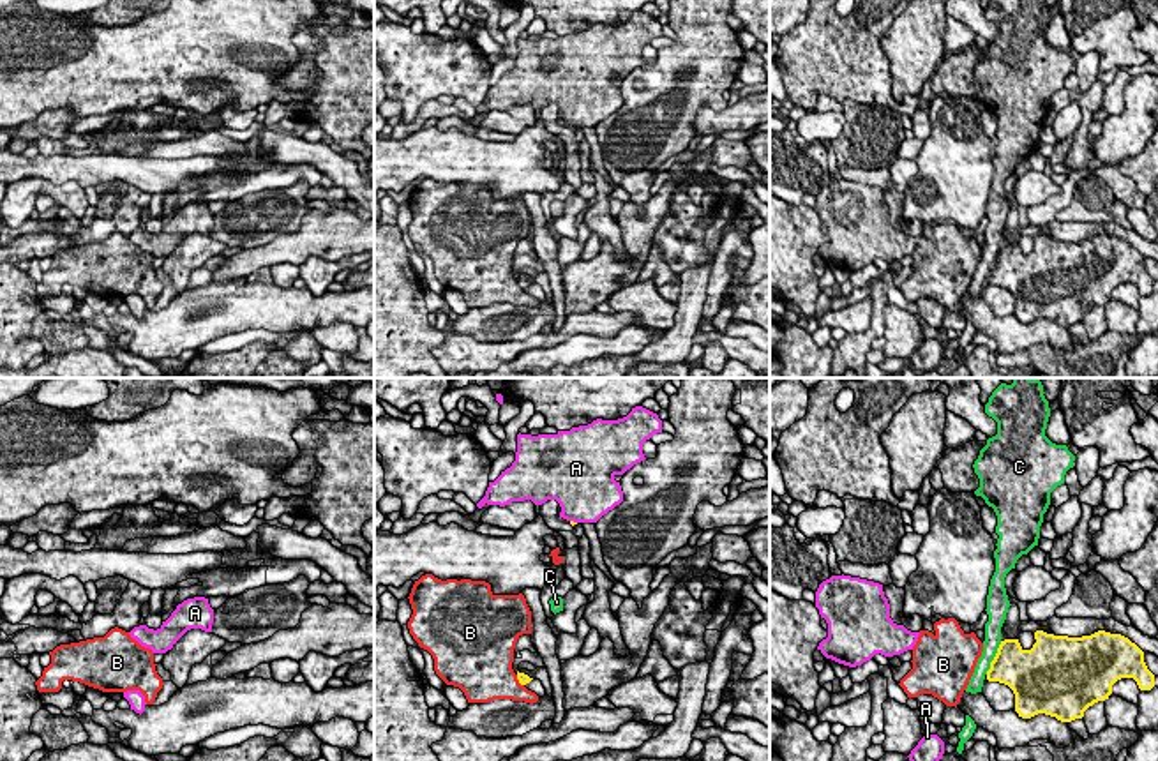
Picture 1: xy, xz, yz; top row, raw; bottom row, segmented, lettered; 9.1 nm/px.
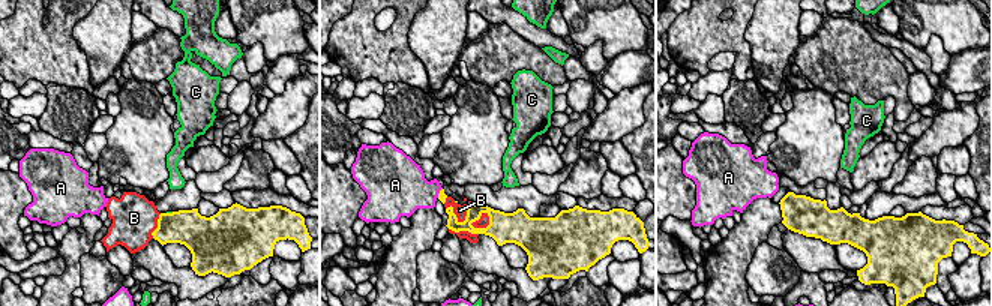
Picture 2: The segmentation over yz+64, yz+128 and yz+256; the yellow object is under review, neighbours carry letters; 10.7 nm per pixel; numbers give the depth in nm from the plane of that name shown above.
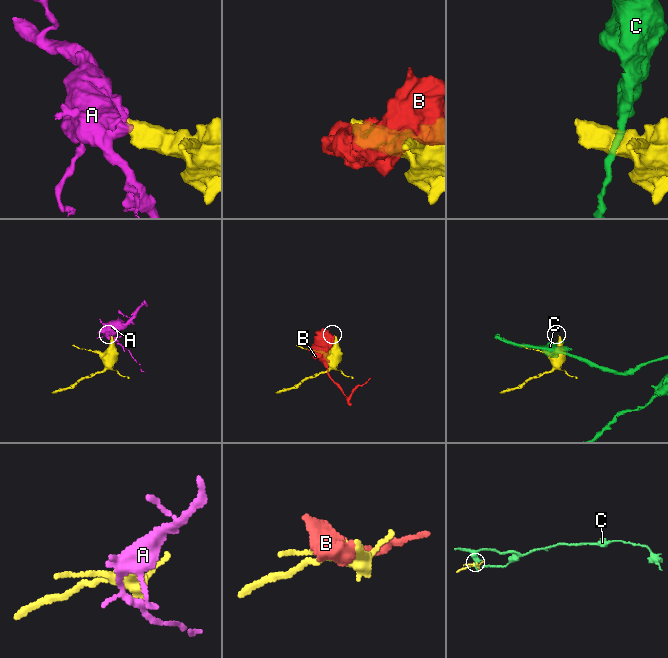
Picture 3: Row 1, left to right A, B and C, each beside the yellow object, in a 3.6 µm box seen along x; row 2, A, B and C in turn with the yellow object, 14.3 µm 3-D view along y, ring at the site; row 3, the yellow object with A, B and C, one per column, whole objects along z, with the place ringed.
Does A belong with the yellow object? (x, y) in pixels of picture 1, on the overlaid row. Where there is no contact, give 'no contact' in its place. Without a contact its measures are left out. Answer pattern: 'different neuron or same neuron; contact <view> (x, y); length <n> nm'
different neuron; contact xz (572, 521); length 70 nm

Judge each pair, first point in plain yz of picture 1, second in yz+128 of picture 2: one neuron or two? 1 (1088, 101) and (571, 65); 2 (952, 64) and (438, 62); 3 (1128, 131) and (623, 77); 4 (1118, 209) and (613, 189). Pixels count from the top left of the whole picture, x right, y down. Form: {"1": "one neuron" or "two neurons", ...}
{"1": "one neuron", "2": "two neurons", "3": "two neurons", "4": "one neuron"}

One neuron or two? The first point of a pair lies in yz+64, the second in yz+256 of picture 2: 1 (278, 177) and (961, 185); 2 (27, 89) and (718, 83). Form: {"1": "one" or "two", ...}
{"1": "two", "2": "one"}

